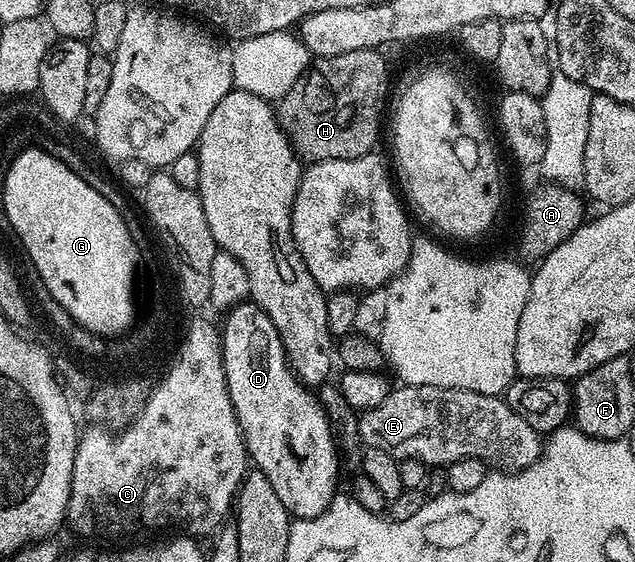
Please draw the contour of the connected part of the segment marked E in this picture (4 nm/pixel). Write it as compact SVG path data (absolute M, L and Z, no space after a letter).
M400 385L391 390L379 407L365 410L359 416L359 433L367 448L388 451L399 459L417 457L430 467L445 467L457 459L478 458L487 463L497 461L497 466L507 472L518 472L542 456L544 441L540 433L508 407L505 398L494 395L482 389Z

